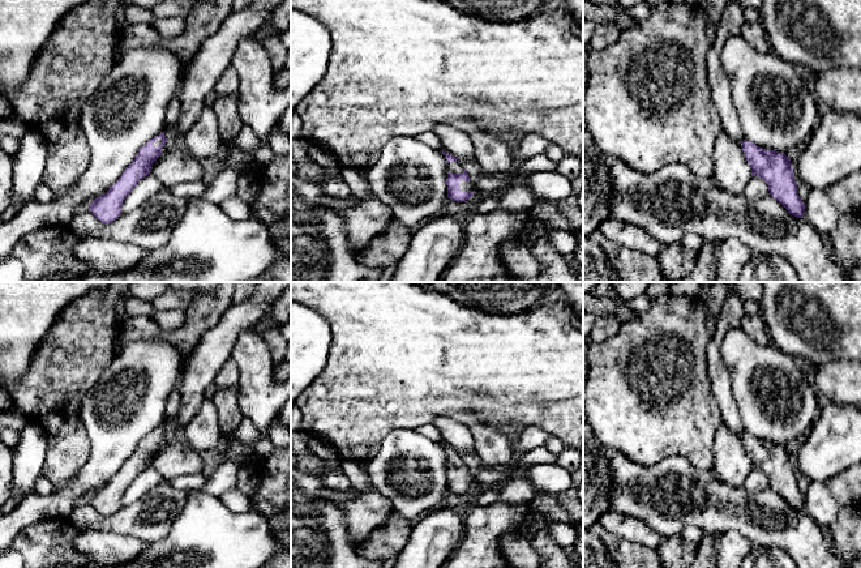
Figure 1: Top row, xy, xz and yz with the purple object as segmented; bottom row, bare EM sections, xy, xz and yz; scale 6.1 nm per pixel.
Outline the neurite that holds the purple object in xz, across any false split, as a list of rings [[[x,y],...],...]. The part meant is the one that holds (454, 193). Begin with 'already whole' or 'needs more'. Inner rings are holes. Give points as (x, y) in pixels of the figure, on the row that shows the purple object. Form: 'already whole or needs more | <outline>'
needs more | [[[444,151],[445,159],[447,162],[447,198],[463,202],[470,200],[474,195],[472,184],[470,183],[470,175],[463,163],[461,163],[455,157]]]

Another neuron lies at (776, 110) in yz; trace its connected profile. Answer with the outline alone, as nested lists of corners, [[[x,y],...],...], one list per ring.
[[[741,34],[727,39],[720,61],[731,81],[731,94],[744,140],[796,159],[819,121],[817,99],[796,65],[774,51],[758,52]]]

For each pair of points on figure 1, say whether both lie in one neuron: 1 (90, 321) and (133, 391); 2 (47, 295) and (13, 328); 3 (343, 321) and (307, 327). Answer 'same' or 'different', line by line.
1: different
2: same
3: different

